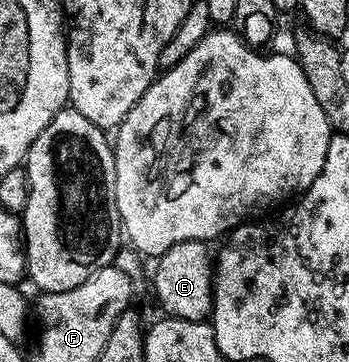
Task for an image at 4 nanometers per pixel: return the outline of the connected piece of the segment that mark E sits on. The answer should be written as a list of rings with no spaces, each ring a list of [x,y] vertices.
[[[204,241],[175,243],[156,258],[157,270],[153,273],[153,293],[161,304],[161,313],[188,321],[204,321],[213,308],[213,278],[215,261],[209,257],[210,246]]]

